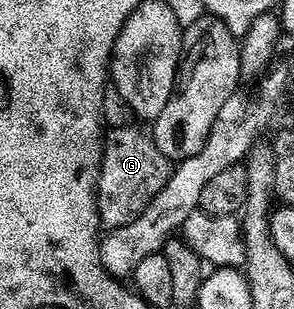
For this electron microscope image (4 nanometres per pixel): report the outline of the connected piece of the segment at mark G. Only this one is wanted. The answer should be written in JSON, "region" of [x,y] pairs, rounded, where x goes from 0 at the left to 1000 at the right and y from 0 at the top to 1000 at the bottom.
{"region":[[[466,408],[435,414],[378,414],[354,430],[344,472],[344,547],[330,566],[330,706],[347,741],[401,738],[466,702],[497,667],[554,615],[575,586],[578,521],[531,482],[520,443],[480,430]]]}

